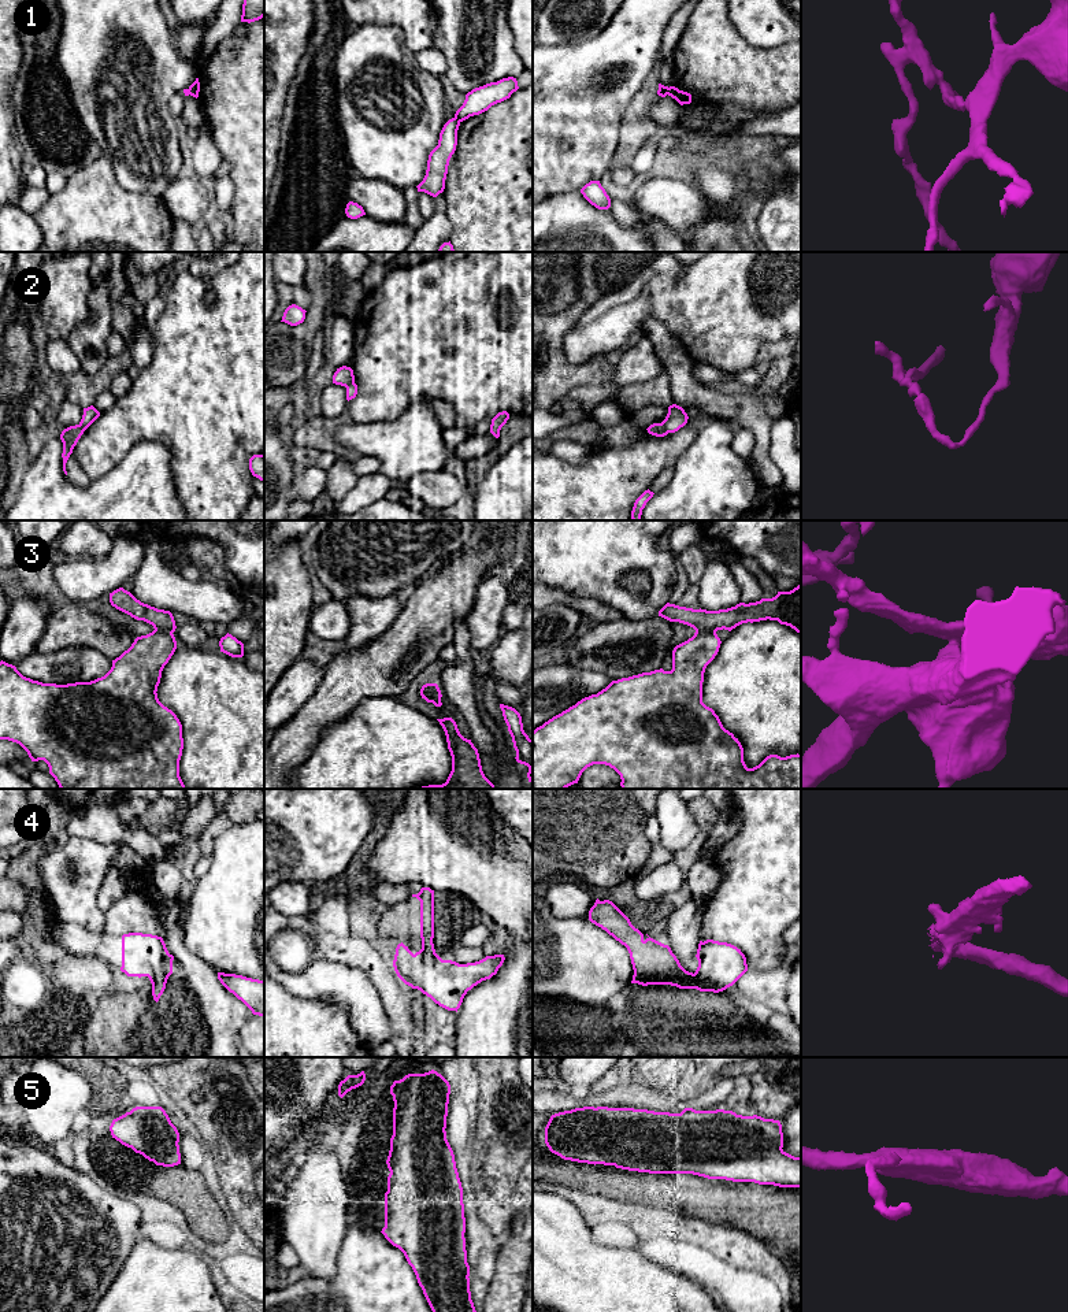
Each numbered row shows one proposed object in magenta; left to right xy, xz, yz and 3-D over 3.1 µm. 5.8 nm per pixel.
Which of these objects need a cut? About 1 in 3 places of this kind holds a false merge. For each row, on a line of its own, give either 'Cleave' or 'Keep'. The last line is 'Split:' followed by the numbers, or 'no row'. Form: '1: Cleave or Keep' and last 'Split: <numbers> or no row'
1: Cleave
2: Cleave
3: Cleave
4: Cleave
5: Keep
Split: 1, 2, 3, 4

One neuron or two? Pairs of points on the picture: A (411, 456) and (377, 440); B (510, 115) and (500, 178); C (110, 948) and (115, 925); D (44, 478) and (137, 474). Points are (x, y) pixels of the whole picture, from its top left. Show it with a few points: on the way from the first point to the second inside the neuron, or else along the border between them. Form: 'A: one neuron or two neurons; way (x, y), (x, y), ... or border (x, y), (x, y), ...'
A: one neuron; way (403, 448), (385, 440)
B: one neuron; way (510, 130), (510, 163)
C: two neurons; border (103, 931), (111, 936), (121, 936)
D: one neuron; way (67, 495), (114, 495)

